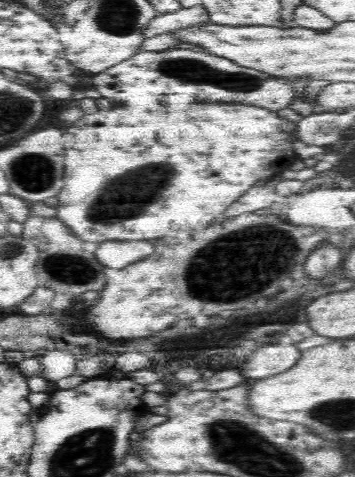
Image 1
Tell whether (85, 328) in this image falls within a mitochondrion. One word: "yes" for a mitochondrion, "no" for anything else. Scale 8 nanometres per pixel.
no

